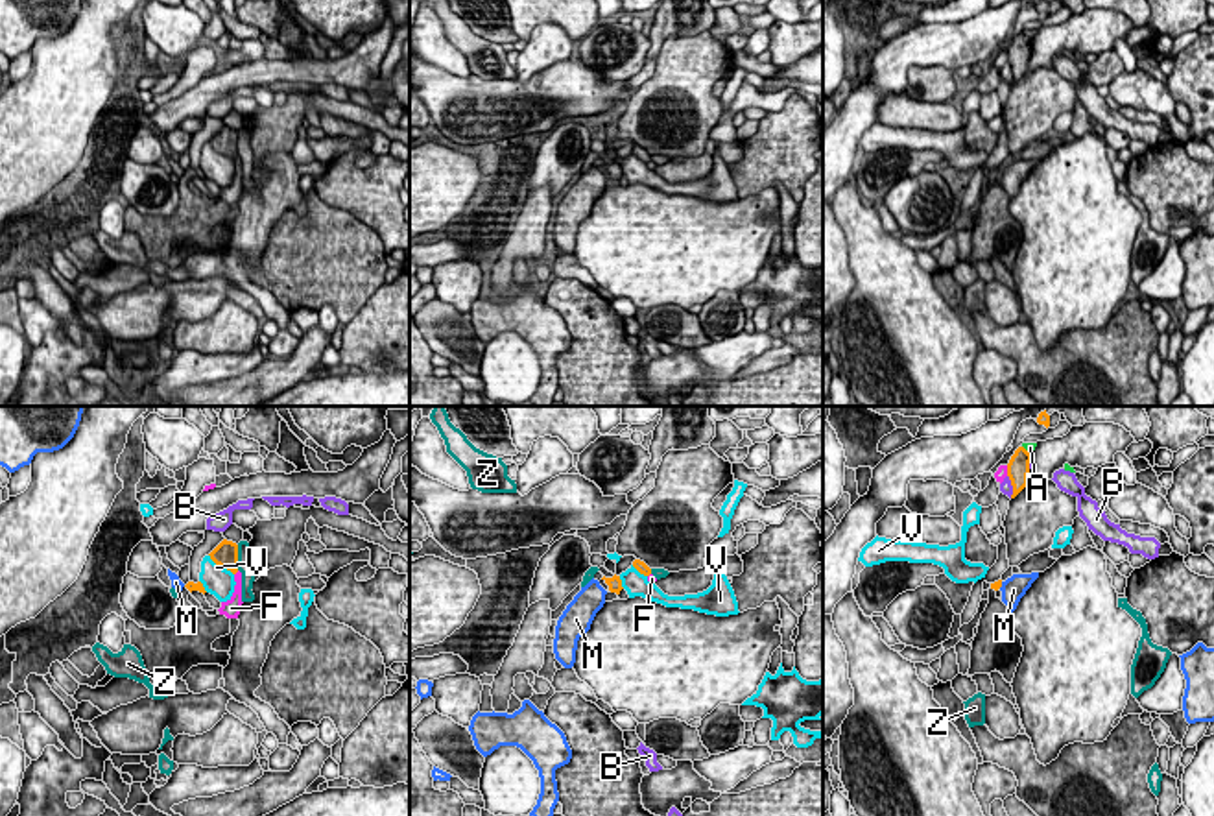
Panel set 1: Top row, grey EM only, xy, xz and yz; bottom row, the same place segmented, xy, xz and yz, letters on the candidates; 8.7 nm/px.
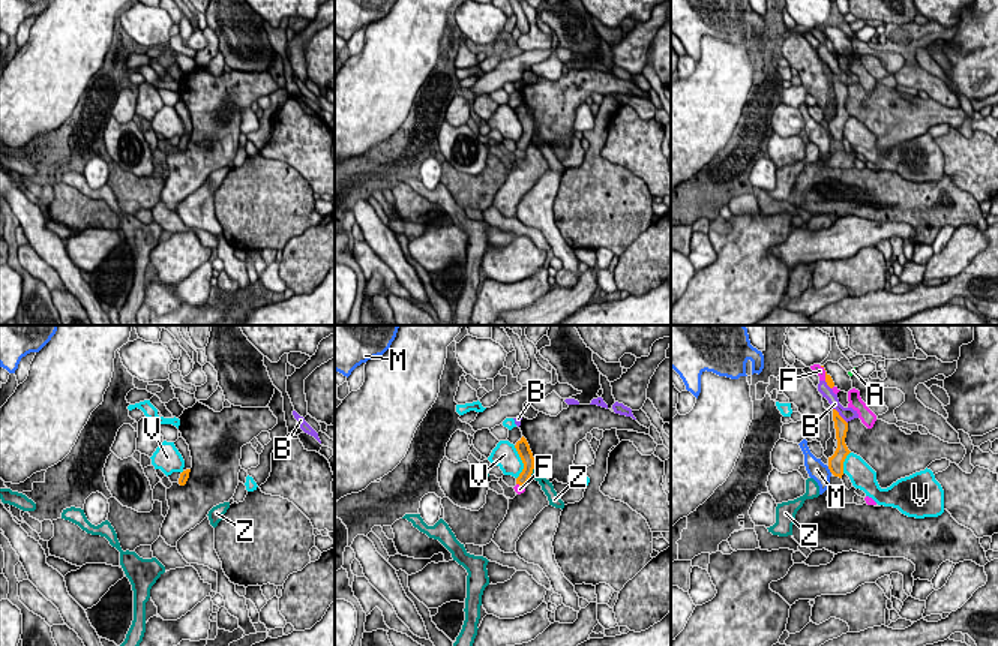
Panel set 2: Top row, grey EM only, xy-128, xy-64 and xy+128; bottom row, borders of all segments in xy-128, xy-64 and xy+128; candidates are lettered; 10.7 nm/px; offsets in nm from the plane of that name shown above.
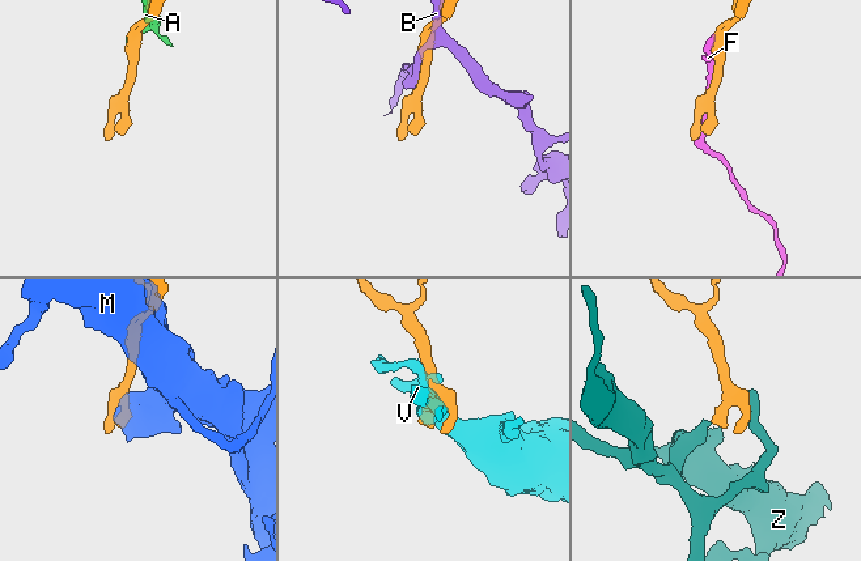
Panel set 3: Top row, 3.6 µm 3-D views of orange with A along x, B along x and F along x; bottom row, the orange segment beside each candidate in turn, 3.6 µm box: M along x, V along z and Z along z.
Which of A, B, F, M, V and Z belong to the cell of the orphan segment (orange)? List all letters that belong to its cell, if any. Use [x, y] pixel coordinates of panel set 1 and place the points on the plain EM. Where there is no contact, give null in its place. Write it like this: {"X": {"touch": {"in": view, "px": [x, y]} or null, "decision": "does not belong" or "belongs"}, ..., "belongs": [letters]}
{"A": {"touch": {"in": "yz", "px": [1026, 37]}, "decision": "does not belong"}, "B": {"touch": {"in": "yz", "px": [1011, 71]}, "decision": "does not belong"}, "F": {"touch": {"in": "yz", "px": [1008, 58]}, "decision": "does not belong"}, "M": {"touch": {"in": "yz", "px": [1000, 172]}, "decision": "does not belong"}, "V": {"touch": {"in": "xy", "px": [220, 152]}, "decision": "does not belong"}, "Z": {"touch": {"in": "xy", "px": [237, 144]}, "decision": "does not belong"}, "belongs": []}

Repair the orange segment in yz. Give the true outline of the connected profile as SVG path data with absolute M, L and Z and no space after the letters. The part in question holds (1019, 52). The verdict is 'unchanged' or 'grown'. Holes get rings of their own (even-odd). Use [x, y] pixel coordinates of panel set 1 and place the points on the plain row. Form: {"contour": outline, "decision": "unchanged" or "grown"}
{"contour": "M1018 33L1011 42L1007 50L1007 63L1013 72L1011 85L1015 85L1028 72L1030 48L1031 41L1024 33Z", "decision": "unchanged"}

